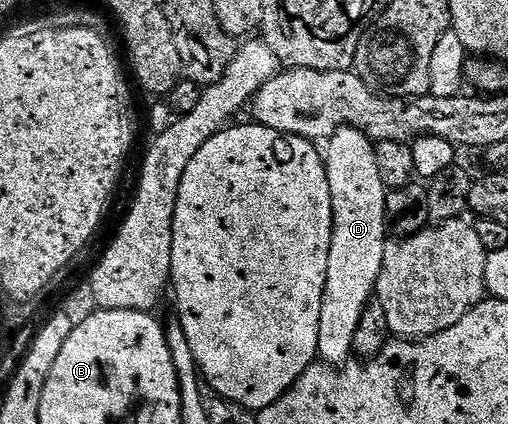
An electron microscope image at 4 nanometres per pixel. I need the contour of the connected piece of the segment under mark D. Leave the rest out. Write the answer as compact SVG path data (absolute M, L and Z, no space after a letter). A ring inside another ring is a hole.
M338 128L326 140L325 163L333 202L333 242L329 246L329 270L325 278L325 294L321 298L318 359L324 363L343 364L352 359L353 336L360 325L361 314L374 297L377 278L381 274L381 262L385 258L385 246L389 239L386 222L389 189L381 182L381 174L377 174L375 144L359 128Z

